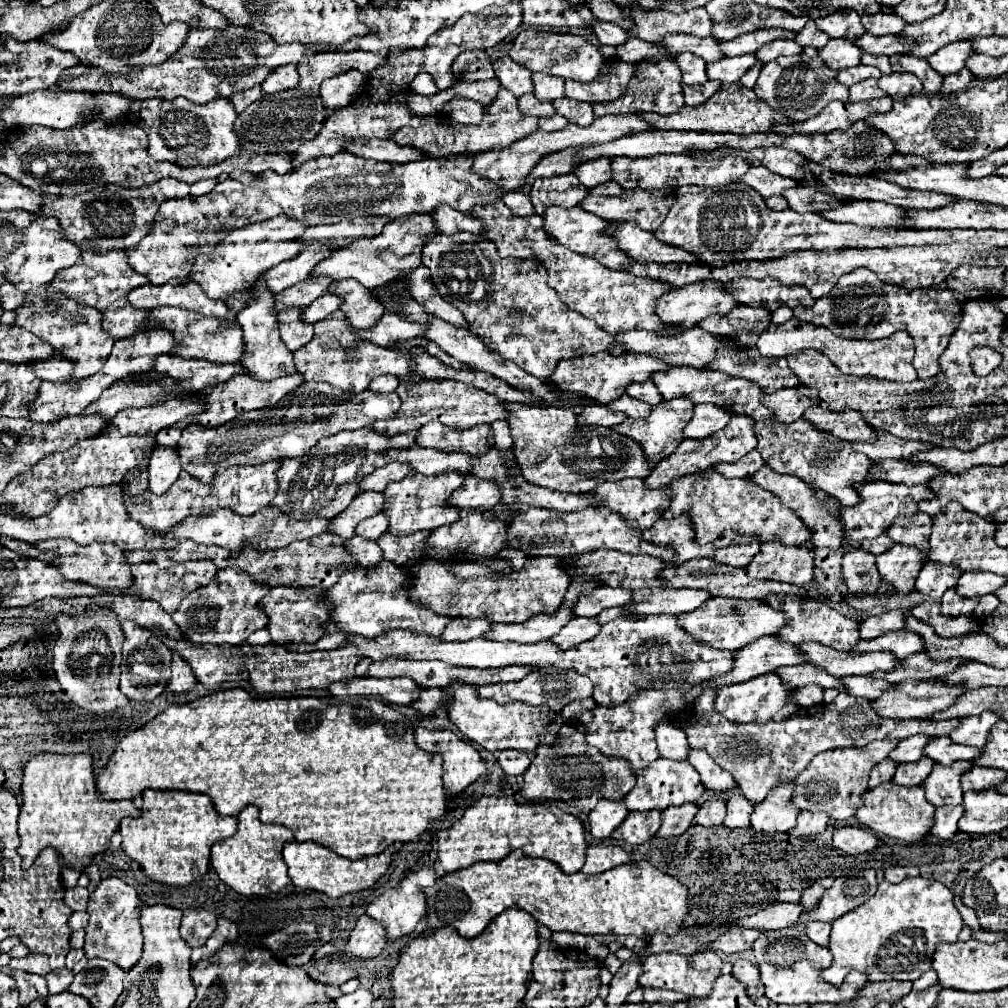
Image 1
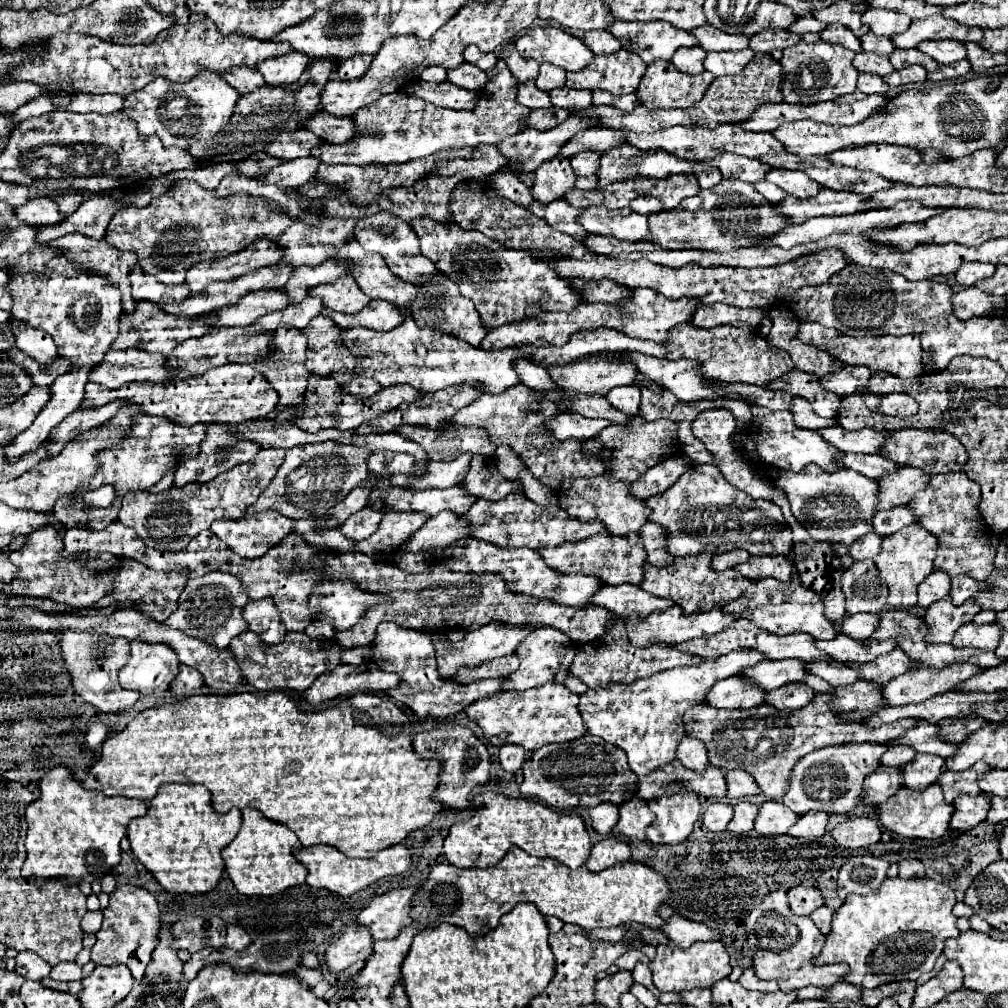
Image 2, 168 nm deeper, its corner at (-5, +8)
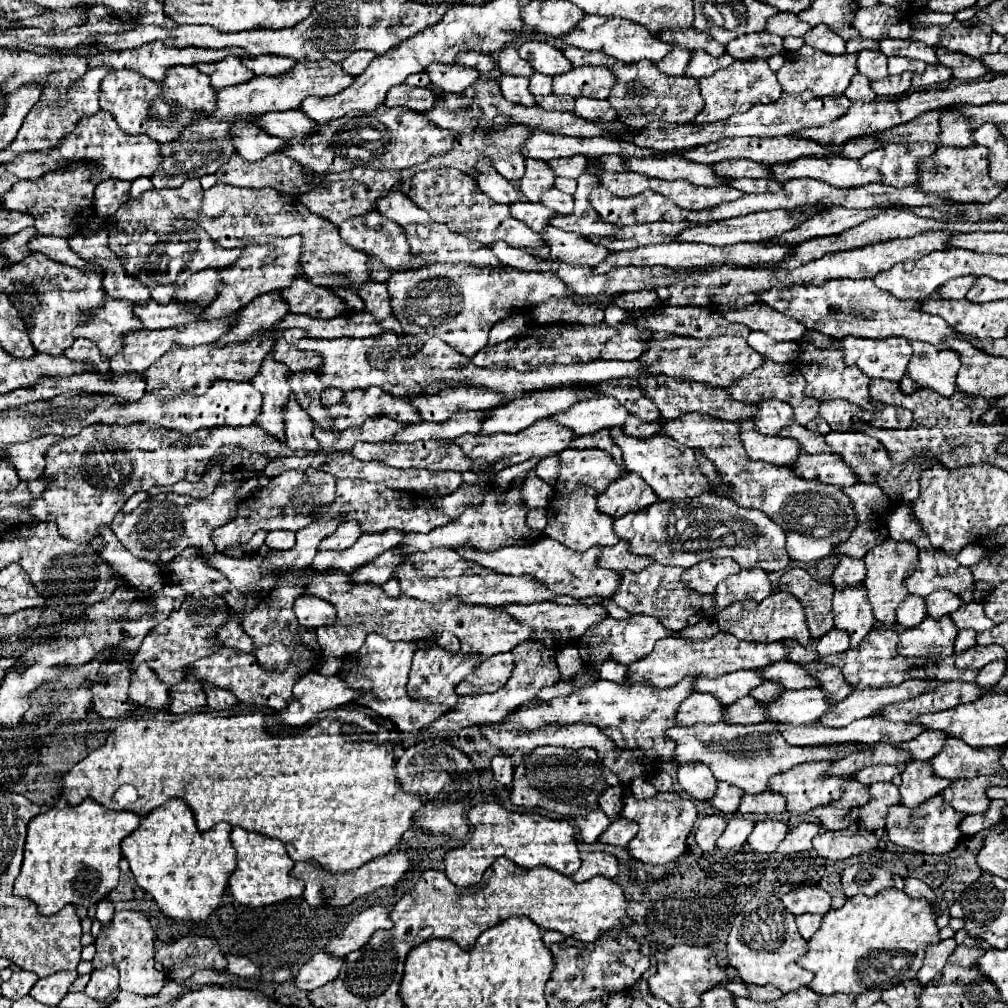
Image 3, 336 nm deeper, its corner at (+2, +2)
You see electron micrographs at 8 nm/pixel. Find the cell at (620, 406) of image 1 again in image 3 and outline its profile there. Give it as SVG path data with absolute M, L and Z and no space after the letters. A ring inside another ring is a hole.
M601 395L593 401L583 401L581 405L573 405L573 409L565 413L557 413L557 423L573 429L577 435L595 433L609 425L623 425L629 417L627 409L613 397Z

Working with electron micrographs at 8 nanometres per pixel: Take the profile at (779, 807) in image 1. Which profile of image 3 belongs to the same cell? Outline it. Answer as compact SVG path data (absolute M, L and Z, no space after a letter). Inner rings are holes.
M763 819L755 823L753 833L749 835L747 843L759 853L773 853L777 845L785 839L789 827L777 819Z

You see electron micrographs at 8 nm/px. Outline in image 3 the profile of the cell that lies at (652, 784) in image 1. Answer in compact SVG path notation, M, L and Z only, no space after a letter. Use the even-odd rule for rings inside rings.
M719 781L715 795L709 799L709 805L713 805L721 813L735 813L741 795L743 795L743 791L737 789L735 785Z

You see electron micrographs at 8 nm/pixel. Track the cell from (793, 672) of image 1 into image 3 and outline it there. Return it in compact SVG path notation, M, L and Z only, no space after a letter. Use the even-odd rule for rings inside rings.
M741 669L733 673L725 673L717 679L701 679L697 681L697 691L713 693L721 703L731 705L741 697L749 695L757 685L765 681L761 669Z

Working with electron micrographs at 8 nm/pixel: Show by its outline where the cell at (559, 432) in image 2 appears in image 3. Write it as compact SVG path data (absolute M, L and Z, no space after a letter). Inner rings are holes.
M545 419L533 423L529 429L523 429L521 433L493 433L493 435L477 435L477 437L457 437L453 443L461 445L469 457L473 457L475 465L473 471L501 471L509 465L517 465L525 459L541 459L549 453L559 453L561 449L569 447L571 441L575 441L575 433L571 429L565 429L565 425L557 423L555 419Z

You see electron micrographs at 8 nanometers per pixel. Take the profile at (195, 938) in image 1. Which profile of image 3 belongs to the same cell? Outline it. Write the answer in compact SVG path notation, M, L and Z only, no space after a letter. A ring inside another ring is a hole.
M185 935L163 945L155 953L155 961L163 965L167 979L183 983L197 969L217 969L225 971L227 959L213 937L205 935Z

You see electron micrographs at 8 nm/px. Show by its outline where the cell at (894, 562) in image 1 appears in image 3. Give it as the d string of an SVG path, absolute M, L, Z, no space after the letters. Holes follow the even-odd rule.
M893 539L883 541L881 545L873 547L867 555L865 555L865 565L867 565L867 577L865 577L865 589L869 595L869 601L873 605L873 615L877 621L885 623L885 625L893 625L895 623L895 613L899 603L909 595L907 587L905 587L905 579L911 573L911 569L917 567L919 561L919 549L913 543L899 543Z

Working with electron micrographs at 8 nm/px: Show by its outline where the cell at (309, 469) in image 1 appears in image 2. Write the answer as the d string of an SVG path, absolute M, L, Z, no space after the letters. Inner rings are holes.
M314 443L306 447L294 447L286 451L286 459L276 473L276 479L260 493L258 503L248 507L246 515L260 513L260 511L278 511L290 519L302 517L322 517L328 509L332 509L352 487L356 487L368 475L368 461L370 451L366 447L356 445L342 445L342 443Z

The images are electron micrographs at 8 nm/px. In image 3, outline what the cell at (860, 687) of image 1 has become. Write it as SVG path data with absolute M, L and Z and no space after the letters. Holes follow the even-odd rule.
M779 661L777 665L765 667L765 679L781 683L785 689L801 689L801 687L817 687L819 681L799 663Z

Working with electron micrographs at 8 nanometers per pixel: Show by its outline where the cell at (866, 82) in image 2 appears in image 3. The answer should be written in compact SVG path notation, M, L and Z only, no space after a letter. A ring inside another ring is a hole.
M857 73L857 75L851 79L851 85L849 85L849 89L845 91L845 97L847 97L849 101L873 101L877 95L873 93L869 79L867 79L865 75Z

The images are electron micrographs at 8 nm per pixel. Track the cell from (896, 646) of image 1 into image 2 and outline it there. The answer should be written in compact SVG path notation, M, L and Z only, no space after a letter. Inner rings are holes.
M842 633L830 641L816 641L816 647L822 649L830 659L838 663L864 663L876 659L878 655L886 655L896 649L894 641L876 641L872 647L862 647L860 641L844 637Z

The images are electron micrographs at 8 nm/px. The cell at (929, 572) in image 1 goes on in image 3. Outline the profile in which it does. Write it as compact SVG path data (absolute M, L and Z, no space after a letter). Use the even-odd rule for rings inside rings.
M909 595L897 607L897 623L903 625L905 629L917 627L925 617L927 617L927 605L925 605L925 599L923 597Z

